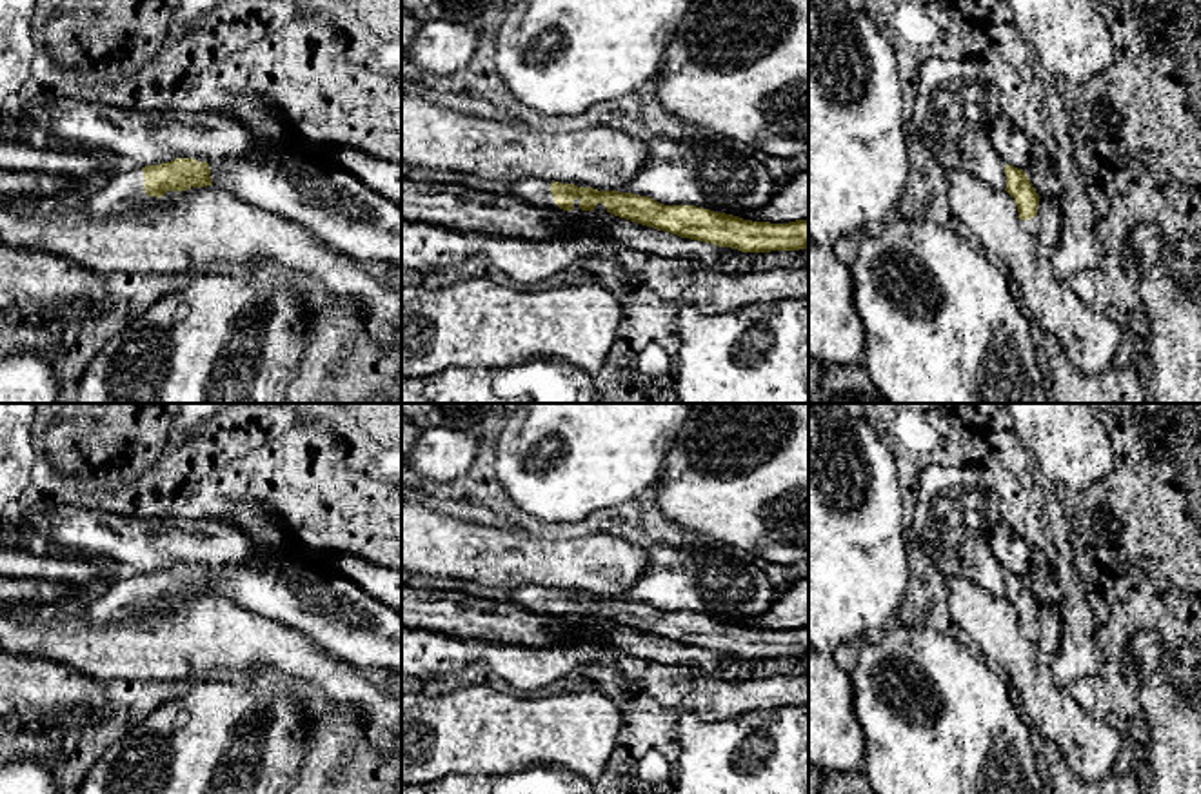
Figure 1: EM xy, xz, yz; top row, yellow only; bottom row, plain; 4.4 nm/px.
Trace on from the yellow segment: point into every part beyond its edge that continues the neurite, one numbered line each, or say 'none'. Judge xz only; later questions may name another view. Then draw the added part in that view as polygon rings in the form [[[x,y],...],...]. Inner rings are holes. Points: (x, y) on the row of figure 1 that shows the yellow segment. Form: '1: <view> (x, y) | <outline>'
1: xz (533, 191) | [[[523,178],[512,182],[509,194],[534,207],[543,207],[547,211],[560,209],[551,193],[551,182],[545,180]]]

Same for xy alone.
1: xy (124, 193) | [[[124,167],[104,189],[91,196],[82,211],[91,216],[136,213],[147,202],[158,202],[173,193],[167,191],[162,198],[149,196],[144,184],[145,180],[142,167]]]

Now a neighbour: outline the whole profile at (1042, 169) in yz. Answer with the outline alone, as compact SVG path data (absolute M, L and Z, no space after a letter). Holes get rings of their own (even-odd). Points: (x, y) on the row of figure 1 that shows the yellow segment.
M1032 142L1025 173L1039 196L1059 198L1061 182L1057 178L1057 167L1045 144Z

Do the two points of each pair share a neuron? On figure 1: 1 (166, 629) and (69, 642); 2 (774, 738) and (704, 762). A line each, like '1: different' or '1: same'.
1: same
2: same

